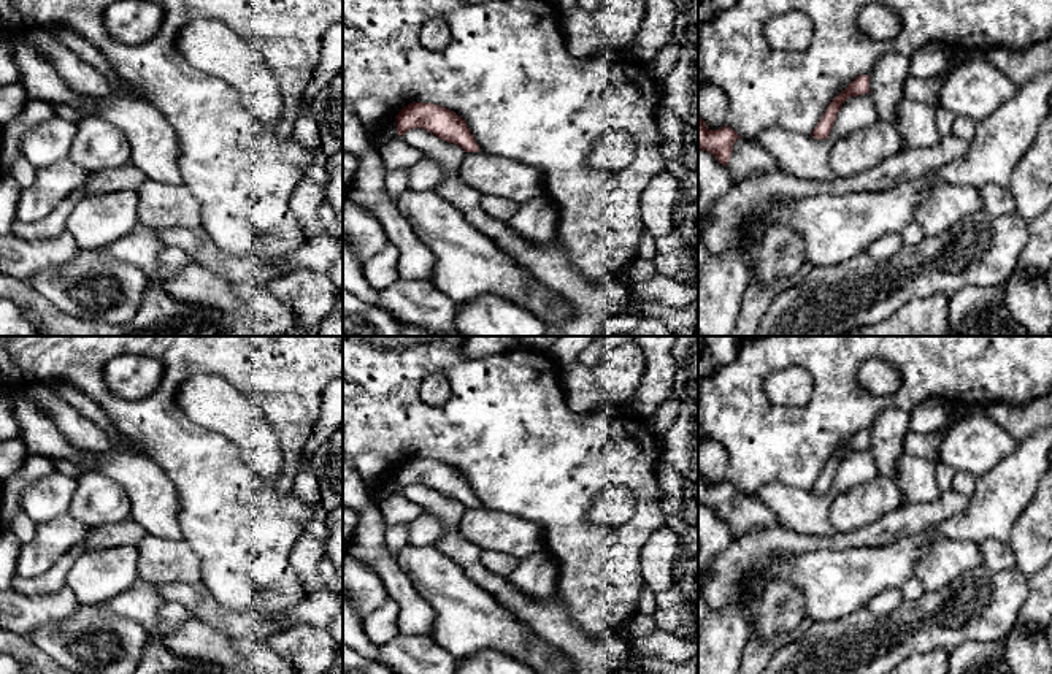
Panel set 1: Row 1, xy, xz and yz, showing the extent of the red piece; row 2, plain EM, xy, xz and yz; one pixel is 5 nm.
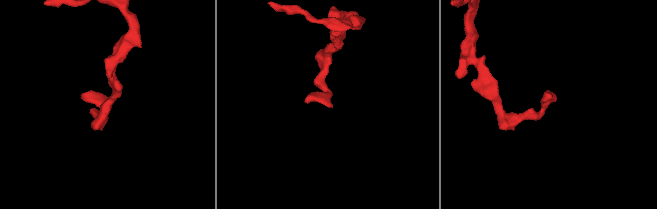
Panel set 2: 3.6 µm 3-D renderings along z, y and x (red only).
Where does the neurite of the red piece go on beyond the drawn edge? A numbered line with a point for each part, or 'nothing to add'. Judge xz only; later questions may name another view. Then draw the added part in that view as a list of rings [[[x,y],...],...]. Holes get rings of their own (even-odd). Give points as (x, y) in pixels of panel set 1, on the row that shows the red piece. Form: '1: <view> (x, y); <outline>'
1: xz (491, 175); [[[466,152],[457,173],[481,195],[506,198],[519,206],[544,197],[544,182],[535,168],[500,155]]]

